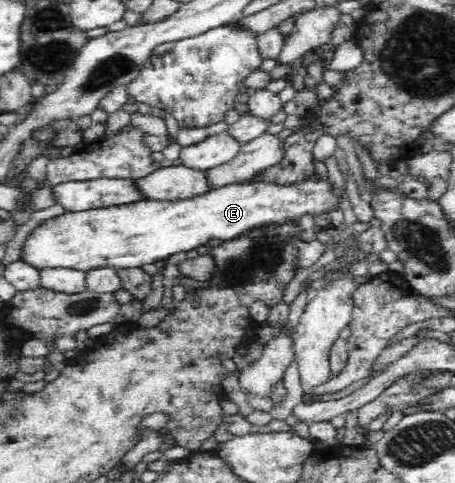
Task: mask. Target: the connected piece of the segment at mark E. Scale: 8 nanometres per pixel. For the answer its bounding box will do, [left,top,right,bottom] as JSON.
[21,170,344,271]

